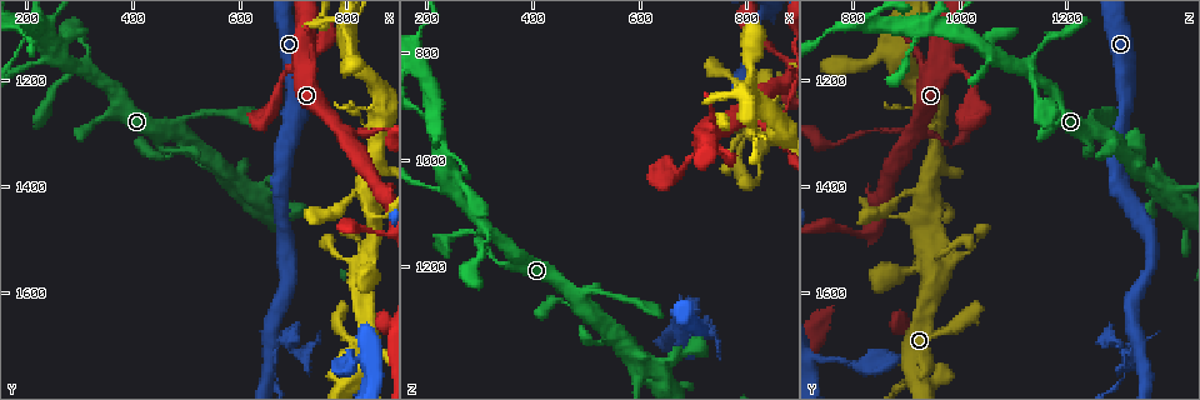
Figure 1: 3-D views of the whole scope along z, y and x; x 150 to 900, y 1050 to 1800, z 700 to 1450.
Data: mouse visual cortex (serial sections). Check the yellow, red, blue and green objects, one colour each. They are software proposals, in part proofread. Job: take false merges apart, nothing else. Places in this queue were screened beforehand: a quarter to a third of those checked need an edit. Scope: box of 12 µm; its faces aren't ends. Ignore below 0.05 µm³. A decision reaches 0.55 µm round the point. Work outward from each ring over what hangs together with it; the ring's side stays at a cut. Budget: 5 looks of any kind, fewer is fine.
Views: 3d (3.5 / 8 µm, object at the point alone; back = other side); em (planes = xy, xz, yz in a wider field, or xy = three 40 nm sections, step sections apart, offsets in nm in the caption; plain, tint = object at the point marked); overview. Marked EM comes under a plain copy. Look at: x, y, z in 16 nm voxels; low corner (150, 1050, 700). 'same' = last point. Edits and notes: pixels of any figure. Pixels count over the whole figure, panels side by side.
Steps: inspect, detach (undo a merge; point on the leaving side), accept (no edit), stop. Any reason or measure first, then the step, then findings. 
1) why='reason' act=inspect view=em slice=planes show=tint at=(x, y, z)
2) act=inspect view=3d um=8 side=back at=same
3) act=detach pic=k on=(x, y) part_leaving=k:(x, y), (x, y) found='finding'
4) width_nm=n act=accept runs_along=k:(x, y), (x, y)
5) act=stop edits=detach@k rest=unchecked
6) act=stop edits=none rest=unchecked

why='side arm on a straight run' act=inspect view=3d um=3.5 at=(800, 1305, 915)

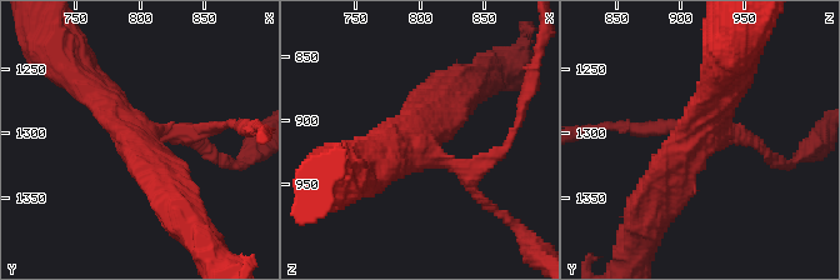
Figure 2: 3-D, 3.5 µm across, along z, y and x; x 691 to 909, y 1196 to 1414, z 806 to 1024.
arms=3 arm_widths_nm=250,400,500 why='shape alone is not enough' act=inspect view=em slice=xy step=1 show=tint at=(800, 1300, 918)

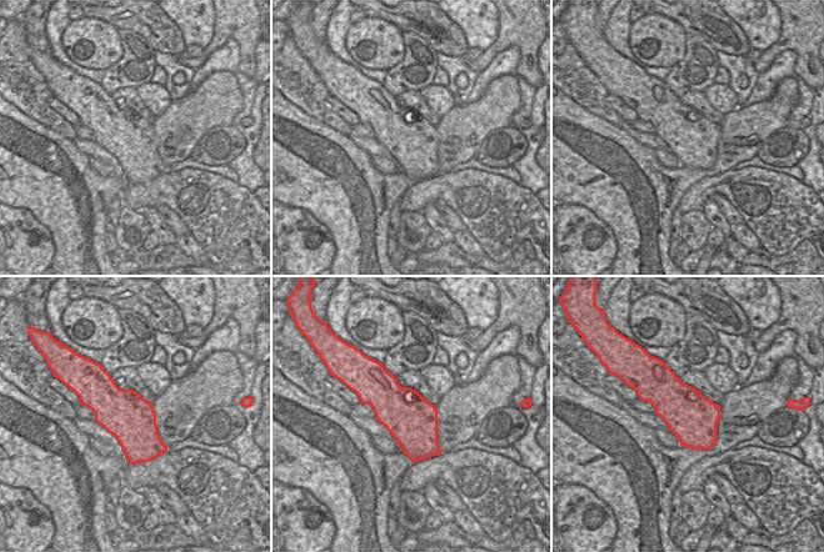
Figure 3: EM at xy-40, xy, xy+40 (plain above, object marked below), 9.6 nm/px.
act=detach pic=2 on=(216, 128) part_leaving=2:(170, 134), (228, 123), (246, 126) found='two cells meet here'

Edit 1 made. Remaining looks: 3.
act=inspect view=overview

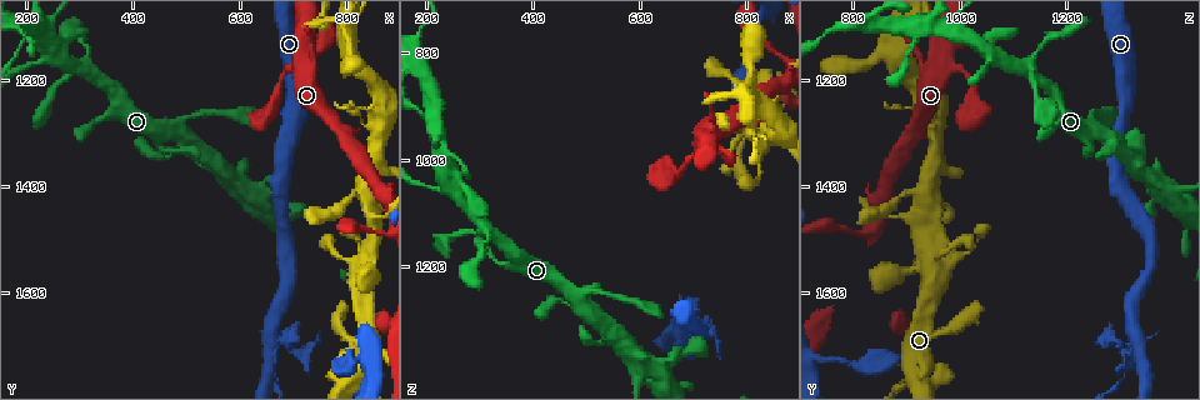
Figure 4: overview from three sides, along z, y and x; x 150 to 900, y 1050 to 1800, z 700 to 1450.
why='four or more arms meet' act=inspect view=3d um=3.5 at=(815, 1760, 920)

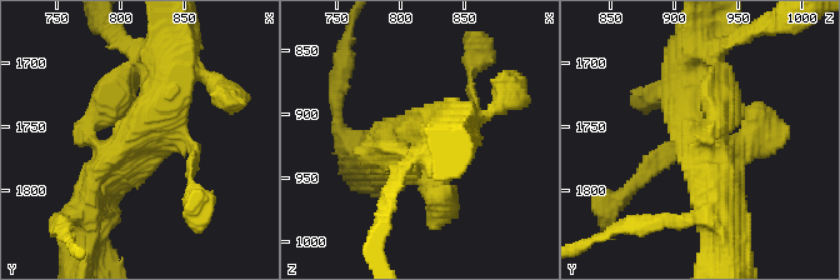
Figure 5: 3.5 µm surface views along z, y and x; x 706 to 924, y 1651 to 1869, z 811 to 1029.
arms=4 arm_widths_nm=150,300,500,500 act=inspect view=em slice=xy step=3 show=tint at=(816, 1758, 920)

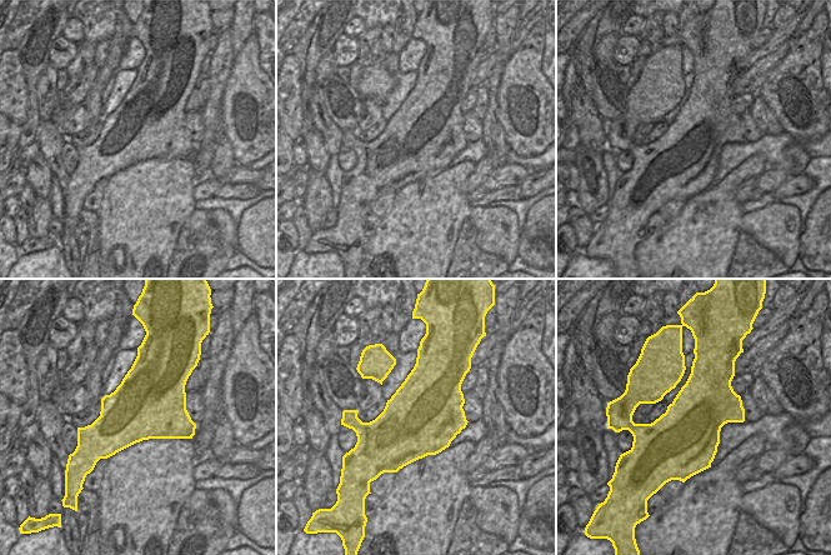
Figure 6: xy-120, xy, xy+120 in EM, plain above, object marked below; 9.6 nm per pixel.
width_nm=700 act=accept runs_along=5:(161, 46), (158, 124), (96, 181) found='all the same cell'

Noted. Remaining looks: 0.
act=stop edits=detach@2 rest=unchecked

